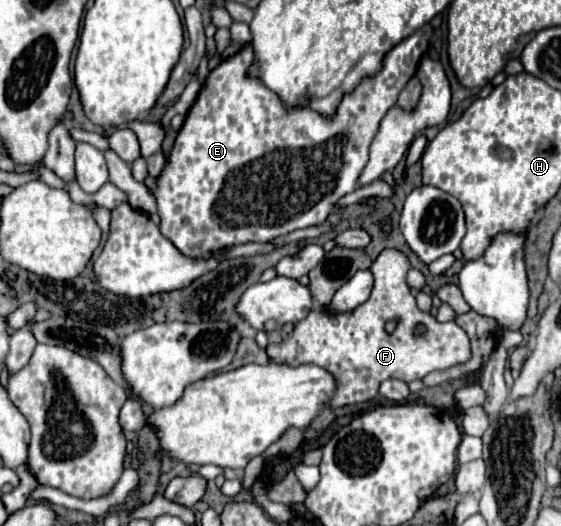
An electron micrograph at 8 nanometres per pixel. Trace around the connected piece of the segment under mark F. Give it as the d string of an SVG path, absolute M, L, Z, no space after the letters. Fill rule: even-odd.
M384 250L372 264L372 274L374 274L374 288L370 298L358 306L354 312L348 314L328 314L320 310L312 310L302 322L294 326L294 334L288 340L282 340L280 344L268 344L268 356L276 362L286 362L292 366L298 364L318 364L326 370L330 370L336 380L338 380L338 392L332 398L332 408L346 406L346 404L358 404L358 402L368 402L376 398L378 386L388 380L388 378L398 378L402 382L412 382L418 378L424 378L426 374L434 370L446 370L456 364L464 364L470 356L470 338L456 322L446 322L440 324L434 320L434 316L422 312L416 306L416 300L406 284L406 272L408 272L408 258L400 254L398 250ZM398 318L398 326L394 334L386 334L384 324L388 320ZM422 324L424 332L418 334L416 326Z

